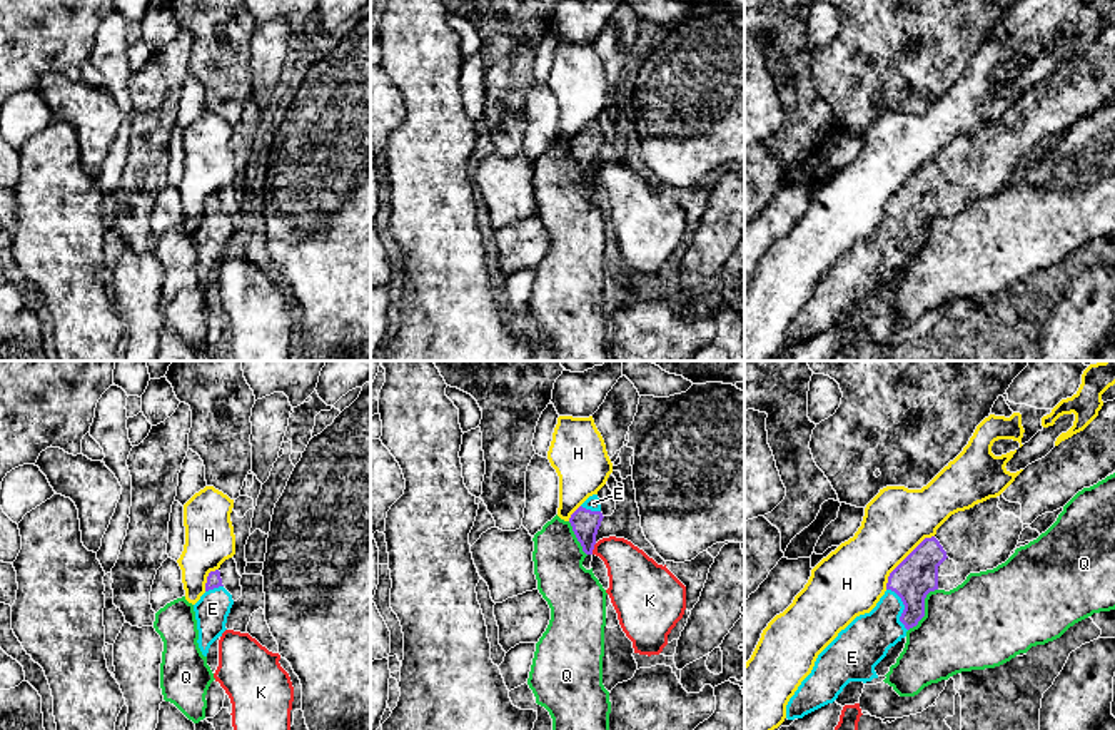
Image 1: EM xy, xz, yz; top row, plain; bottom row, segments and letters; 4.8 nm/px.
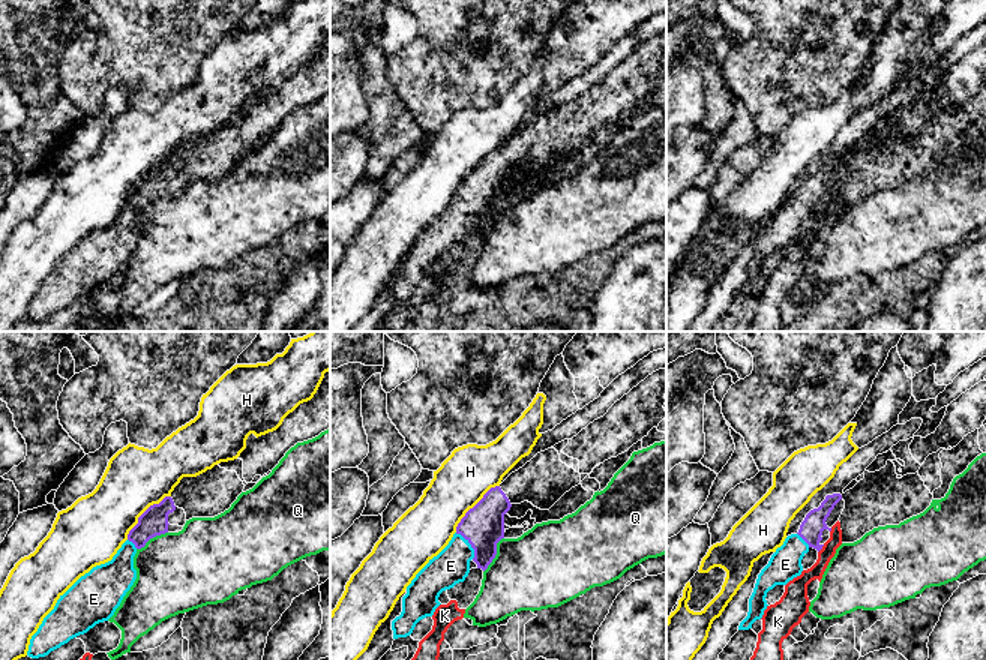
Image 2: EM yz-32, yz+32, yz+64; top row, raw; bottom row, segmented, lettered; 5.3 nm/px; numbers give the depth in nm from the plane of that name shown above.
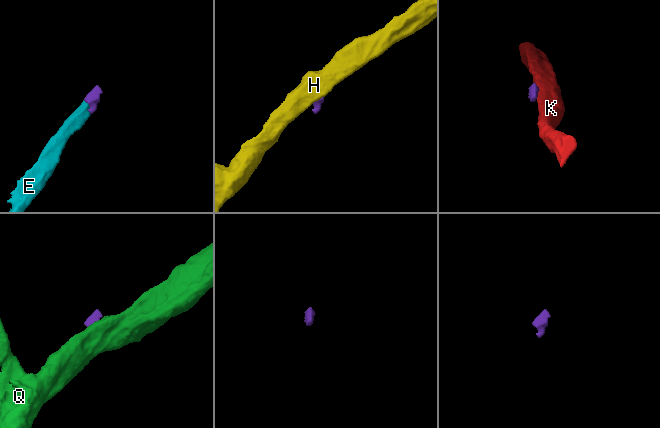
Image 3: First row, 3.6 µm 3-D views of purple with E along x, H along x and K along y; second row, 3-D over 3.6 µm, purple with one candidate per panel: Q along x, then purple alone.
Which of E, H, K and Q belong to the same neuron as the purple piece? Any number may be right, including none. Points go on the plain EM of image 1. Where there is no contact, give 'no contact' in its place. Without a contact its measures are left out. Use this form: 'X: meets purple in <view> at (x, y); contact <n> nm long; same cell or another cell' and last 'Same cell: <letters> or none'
E: meets purple in yz at (905, 234); contact 220 nm long; same cell
H: meets purple in yz at (903, 186); contact 360 nm long; another cell
K: meets purple in xz at (593, 174); contact 60 nm long; another cell
Q: meets purple in yz at (923, 234); contact 240 nm long; another cell
Same cell: E

